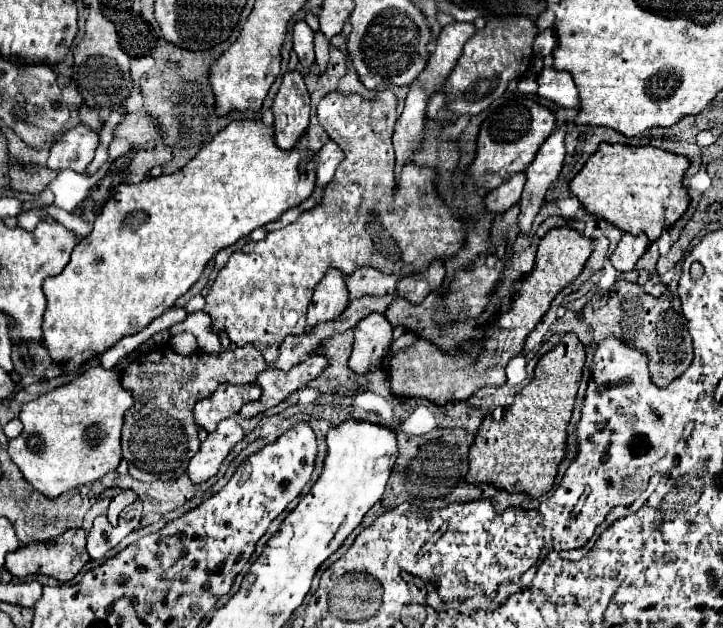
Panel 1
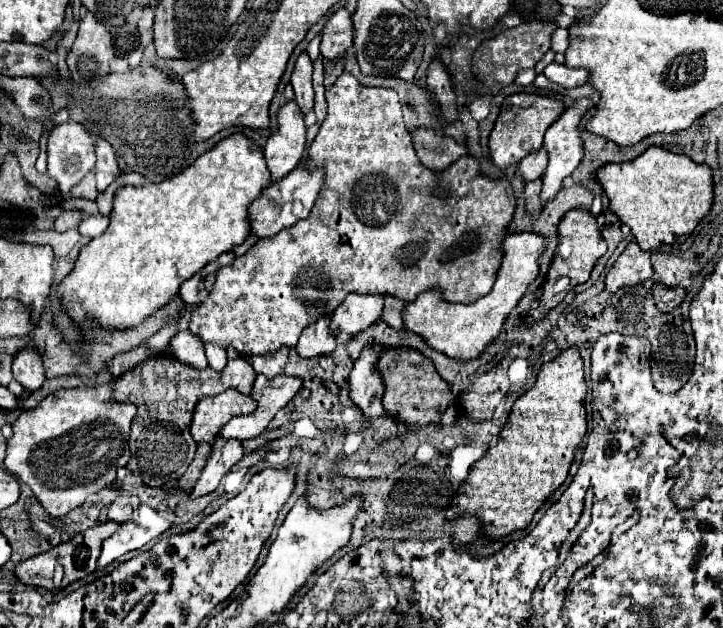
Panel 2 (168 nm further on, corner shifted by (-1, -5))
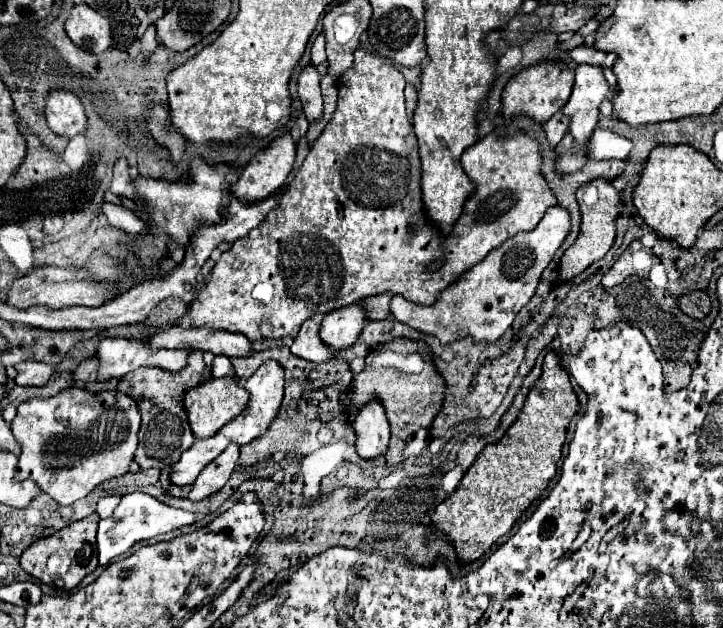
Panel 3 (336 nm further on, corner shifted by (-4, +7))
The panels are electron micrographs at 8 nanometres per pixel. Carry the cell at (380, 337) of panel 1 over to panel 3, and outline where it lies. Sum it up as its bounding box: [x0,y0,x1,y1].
[352,400,390,458]

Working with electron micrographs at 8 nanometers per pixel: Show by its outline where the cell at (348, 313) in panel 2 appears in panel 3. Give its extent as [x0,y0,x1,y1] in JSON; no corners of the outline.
[320,302,368,350]

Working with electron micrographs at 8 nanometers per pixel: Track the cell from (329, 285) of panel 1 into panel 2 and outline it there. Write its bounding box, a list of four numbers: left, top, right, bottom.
[295,316,337,358]

